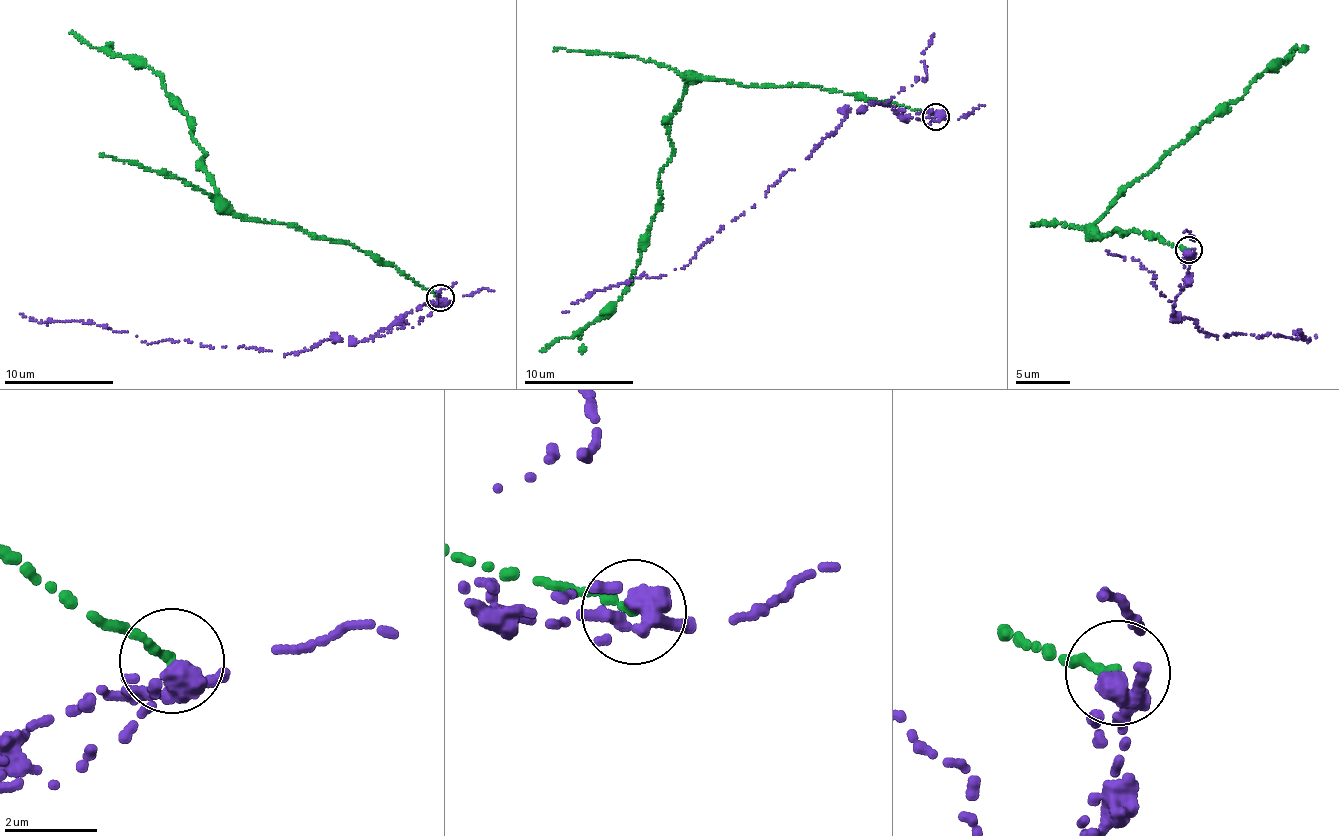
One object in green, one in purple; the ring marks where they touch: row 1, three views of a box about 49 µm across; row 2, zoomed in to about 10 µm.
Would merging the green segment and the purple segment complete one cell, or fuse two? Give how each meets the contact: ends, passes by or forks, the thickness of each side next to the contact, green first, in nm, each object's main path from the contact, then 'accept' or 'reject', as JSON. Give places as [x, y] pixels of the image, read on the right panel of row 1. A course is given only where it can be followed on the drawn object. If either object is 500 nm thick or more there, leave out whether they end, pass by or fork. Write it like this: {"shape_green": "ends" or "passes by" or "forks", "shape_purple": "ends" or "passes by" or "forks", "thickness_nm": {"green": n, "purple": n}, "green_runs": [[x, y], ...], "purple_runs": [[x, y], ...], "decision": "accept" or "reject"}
{"shape_green": "ends", "shape_purple": "passes by", "thickness_nm": {"green": 200, "purple": 380}, "green_runs": [[1189, 249], [1116, 230], [1099, 239], [1095, 224], [1117, 196], [1296, 48]], "purple_runs": [[1189, 252], [1174, 320], [1188, 317], [1217, 336], [1297, 340], [1301, 331], [1295, 334], [1308, 342], [1315, 335]], "decision": "reject"}

